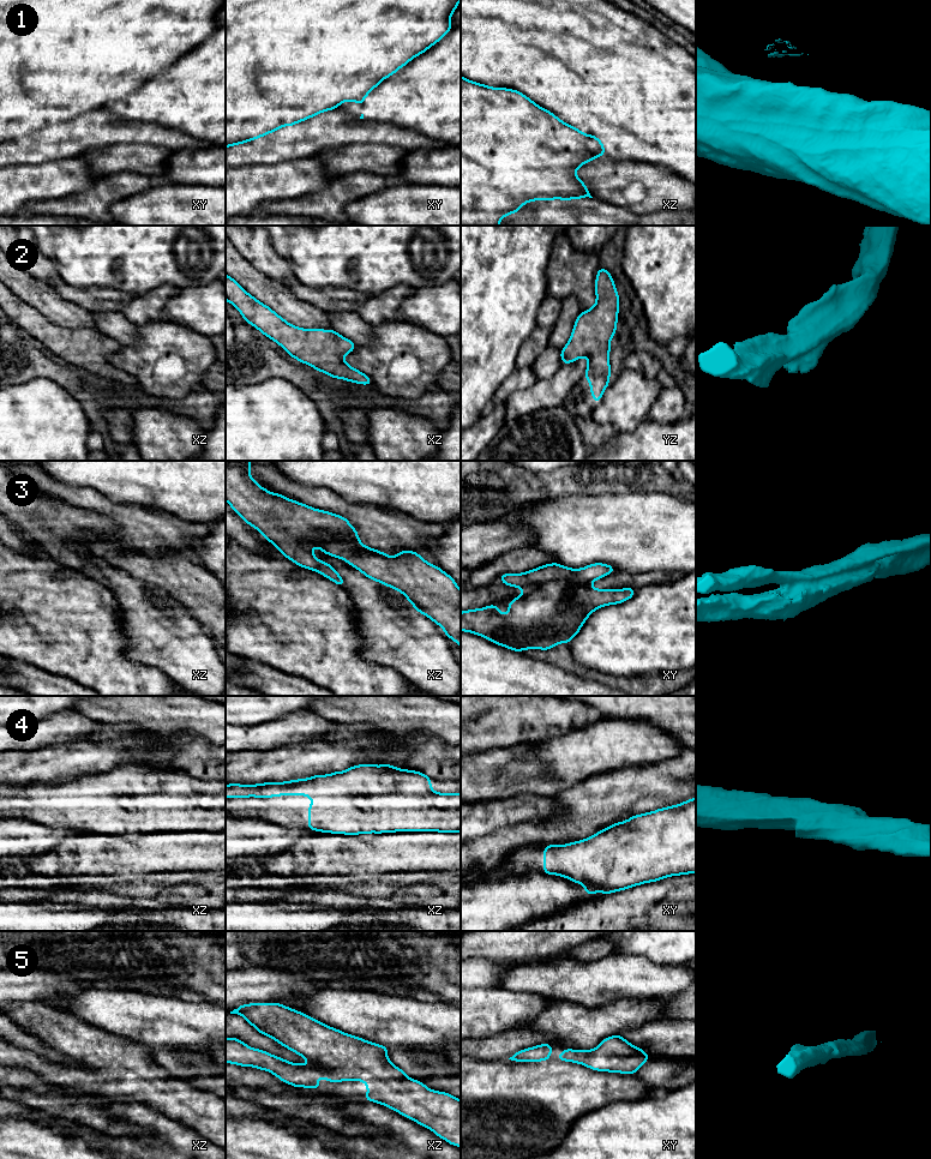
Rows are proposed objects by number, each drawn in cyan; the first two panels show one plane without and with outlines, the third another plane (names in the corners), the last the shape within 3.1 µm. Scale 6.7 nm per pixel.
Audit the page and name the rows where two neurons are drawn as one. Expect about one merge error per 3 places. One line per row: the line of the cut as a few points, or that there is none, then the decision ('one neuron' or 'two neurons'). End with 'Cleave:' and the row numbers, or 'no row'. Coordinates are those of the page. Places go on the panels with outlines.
1: xz (575, 128), (578, 136), (587, 136), (588, 146), (601, 155) | two neurons
2: no cut | one neuron
3: xz (316, 535), (330, 533), (344, 540), (355, 552), (371, 550) | two neurons
4: no cut | one neuron
5: no cut | one neuron
Cleave: 1, 3

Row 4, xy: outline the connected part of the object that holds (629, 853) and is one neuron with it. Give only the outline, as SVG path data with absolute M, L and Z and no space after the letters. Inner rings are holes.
M696 797L679 805L635 815L630 819L614 823L585 840L567 845L548 845L543 848L543 872L582 883L588 896L596 891L600 894L620 891L668 876L696 873Z

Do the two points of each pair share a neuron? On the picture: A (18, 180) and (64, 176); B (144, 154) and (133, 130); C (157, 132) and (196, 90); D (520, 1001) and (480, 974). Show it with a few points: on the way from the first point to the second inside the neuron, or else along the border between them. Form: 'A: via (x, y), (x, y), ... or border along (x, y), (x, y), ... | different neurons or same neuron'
A: via (29, 180), (53, 179) | same neuron
B: border along (127, 143), (149, 143), (162, 146) | different neurons
C: border along (133, 120), (175, 128), (188, 134) | different neurons
D: border along (497, 986), (473, 989) | different neurons

